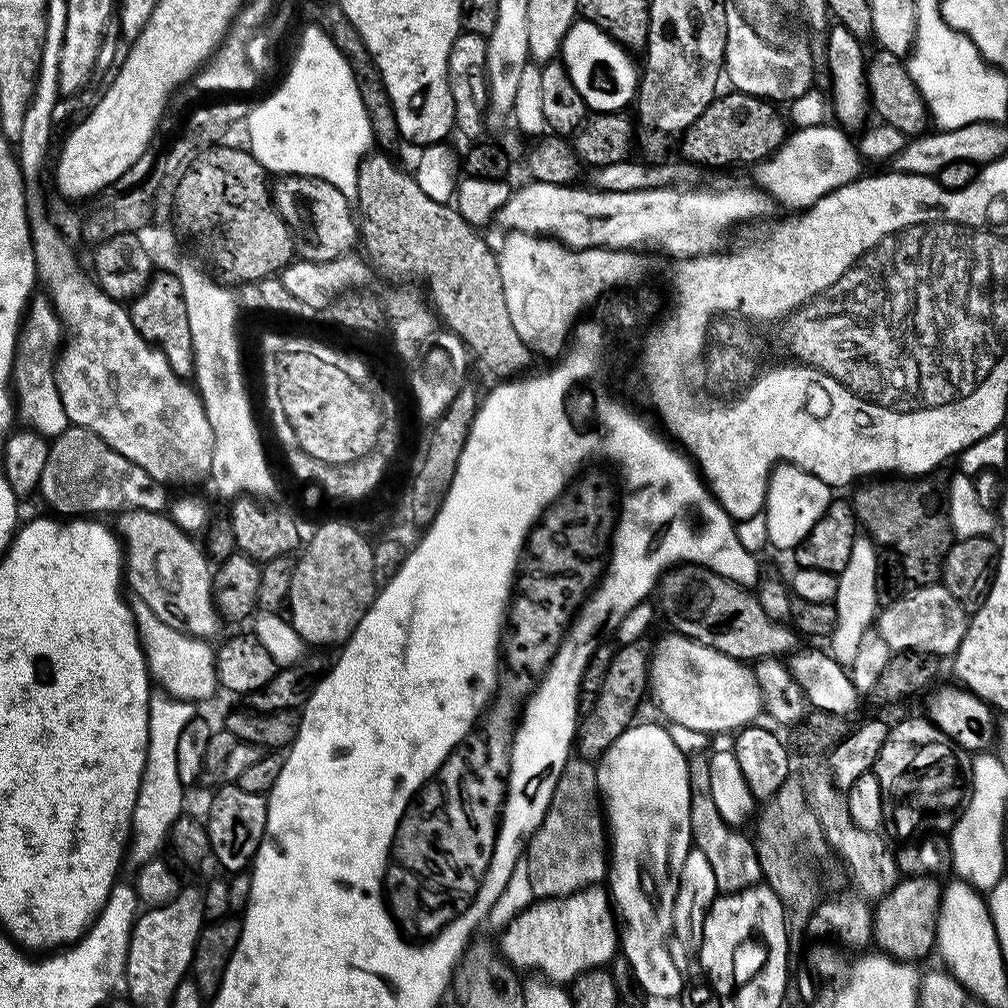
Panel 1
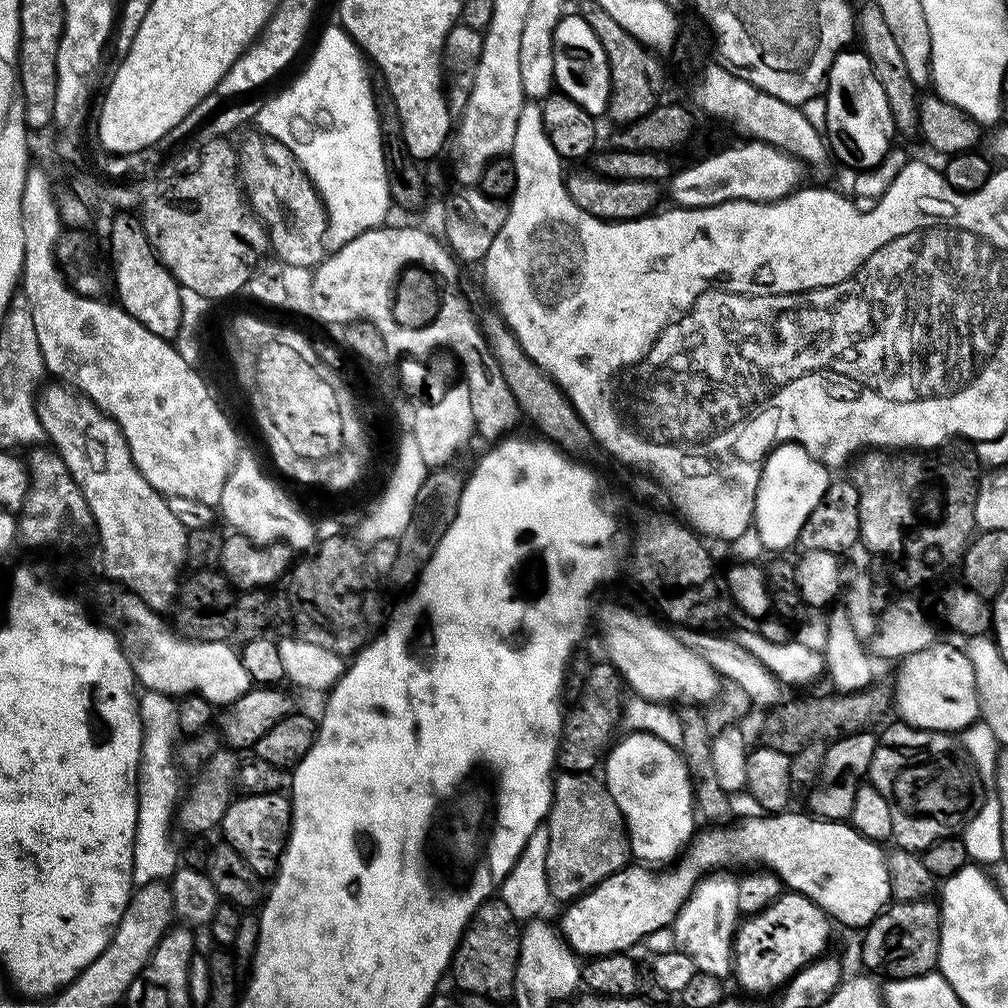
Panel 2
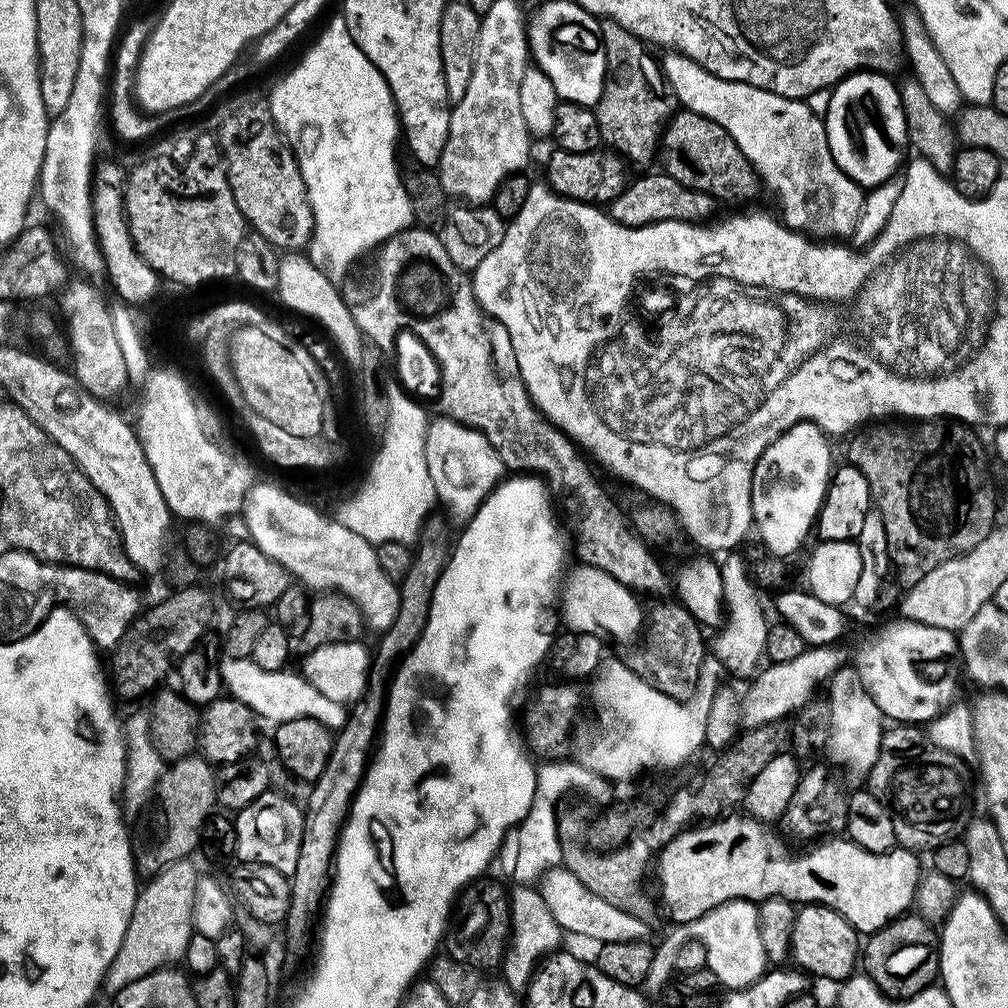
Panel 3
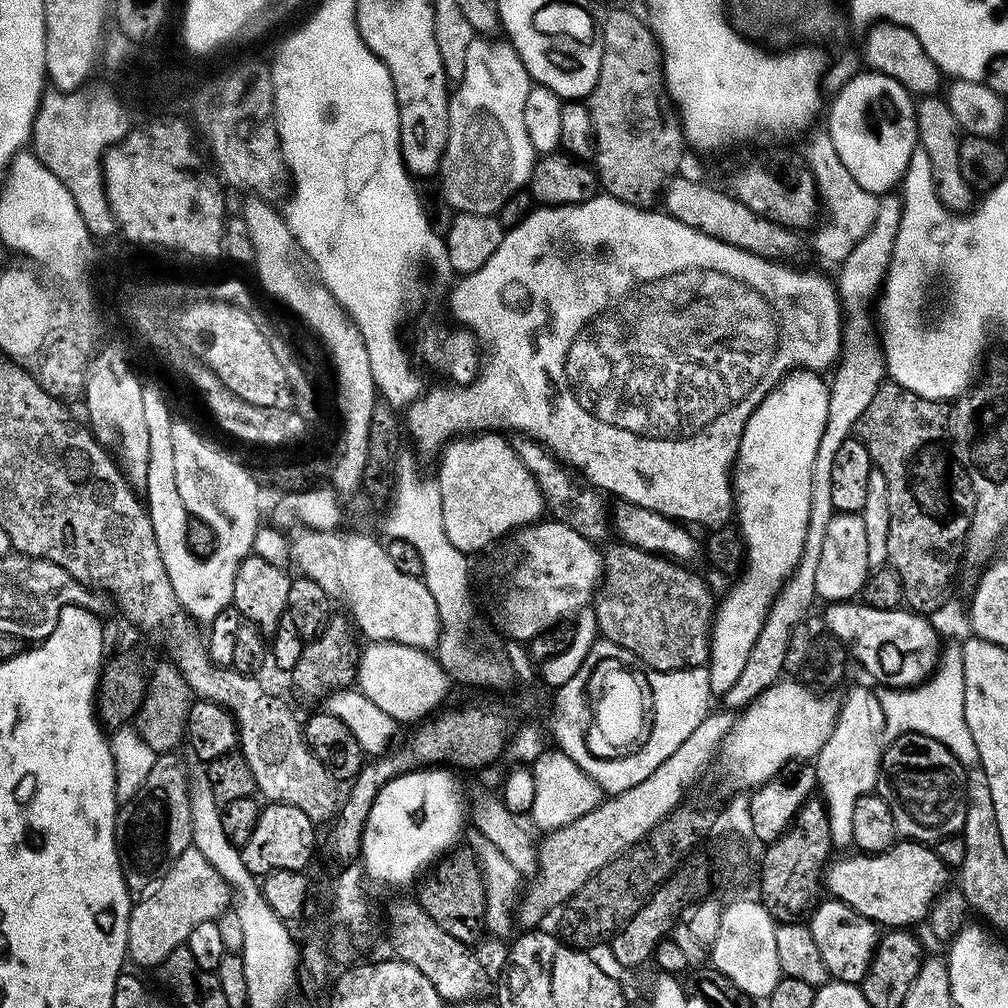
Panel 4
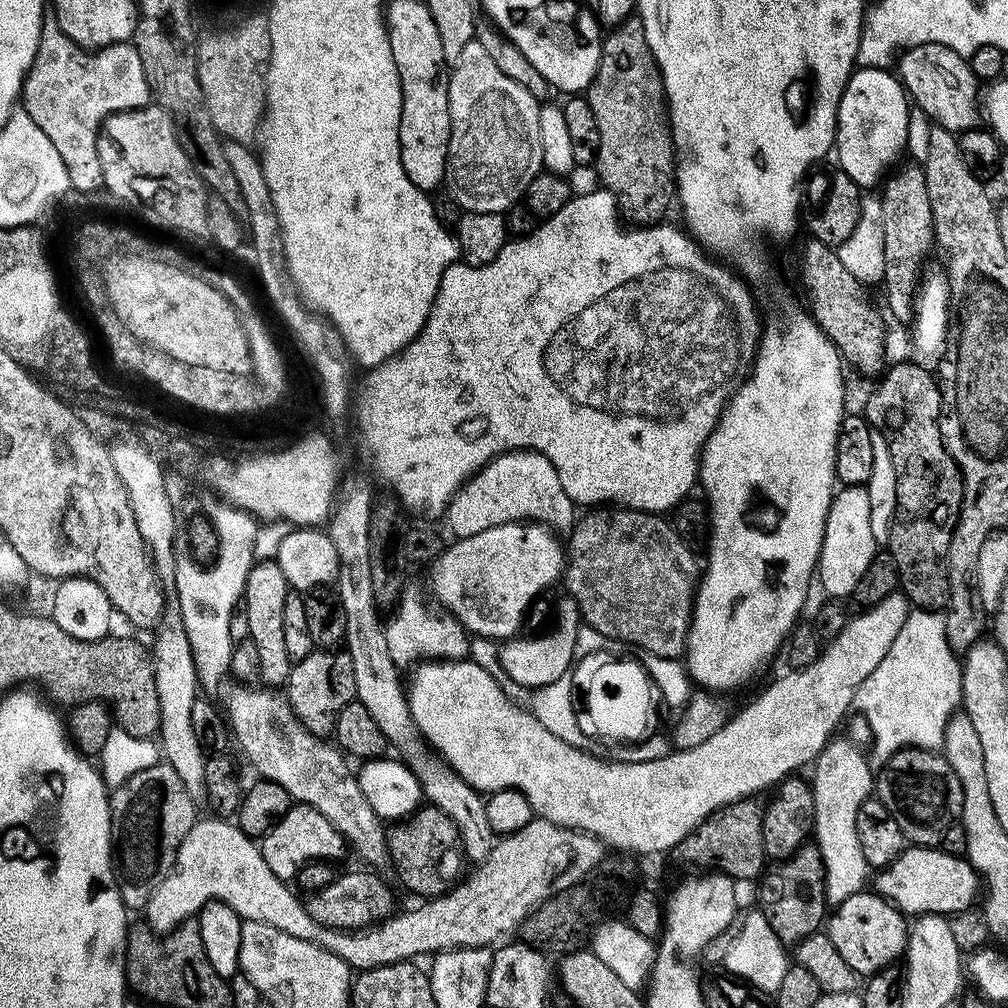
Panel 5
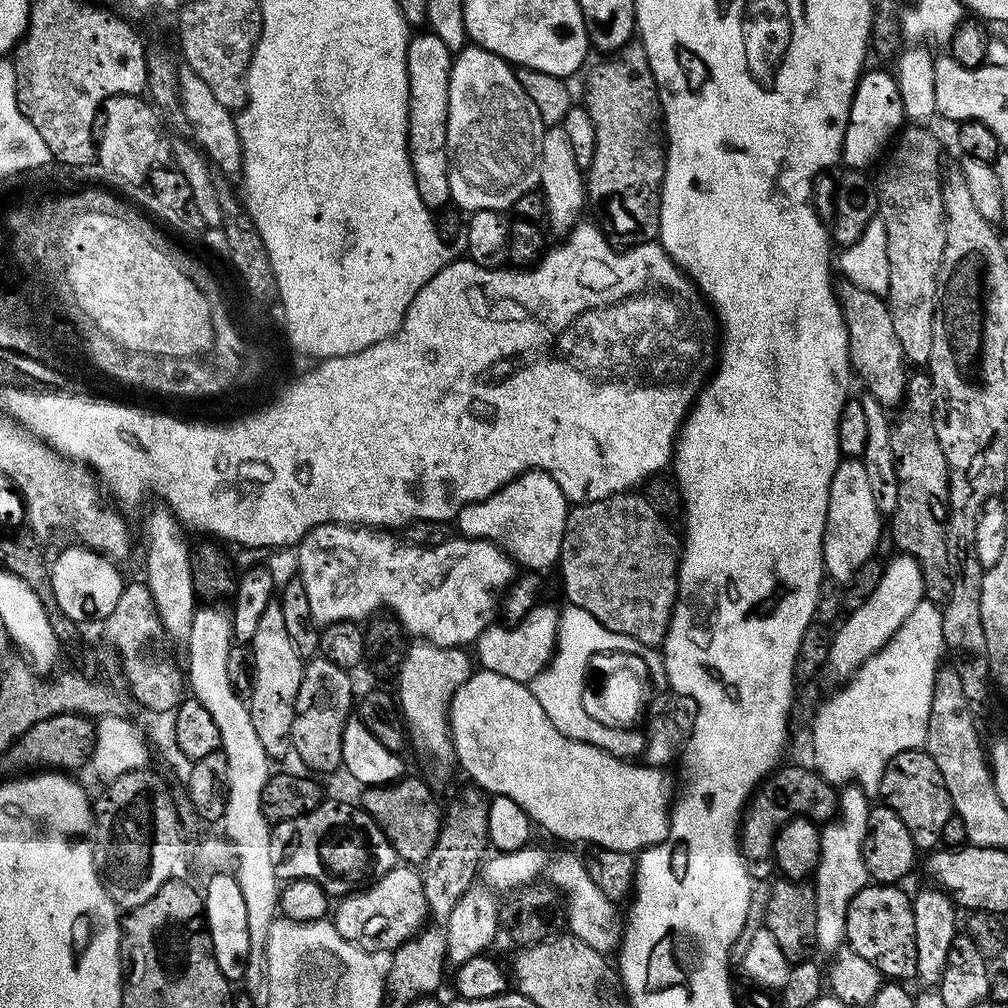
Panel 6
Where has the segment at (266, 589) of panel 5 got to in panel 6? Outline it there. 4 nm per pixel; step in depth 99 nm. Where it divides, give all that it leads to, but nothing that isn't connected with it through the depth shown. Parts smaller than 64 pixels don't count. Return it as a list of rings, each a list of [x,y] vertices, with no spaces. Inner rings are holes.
[[[278,602],[266,606],[262,619],[258,621],[258,630],[254,630],[250,647],[253,654],[253,686],[247,701],[248,713],[254,722],[258,742],[262,742],[269,758],[284,756],[290,752],[292,723],[297,713],[298,686],[302,686],[306,660],[298,654],[298,650],[294,650],[294,642],[290,642],[282,606]]]

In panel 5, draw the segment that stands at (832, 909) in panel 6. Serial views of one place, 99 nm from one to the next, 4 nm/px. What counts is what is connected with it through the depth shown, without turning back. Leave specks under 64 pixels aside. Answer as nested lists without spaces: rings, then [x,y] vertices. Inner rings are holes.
[[[832,738],[821,750],[814,761],[816,773],[810,776],[812,797],[814,798],[814,843],[820,849],[824,862],[824,885],[829,905],[835,906],[846,902],[854,894],[865,891],[870,880],[870,869],[866,858],[862,858],[862,846],[858,843],[858,806],[869,799],[874,792],[874,768],[869,757],[852,740],[837,740]]]

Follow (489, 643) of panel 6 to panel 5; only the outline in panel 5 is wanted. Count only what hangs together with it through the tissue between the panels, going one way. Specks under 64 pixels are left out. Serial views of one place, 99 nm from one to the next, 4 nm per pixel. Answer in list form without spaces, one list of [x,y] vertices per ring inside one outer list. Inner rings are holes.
[[[564,594],[554,604],[554,624],[556,626],[544,633],[531,636],[516,636],[506,640],[499,647],[499,658],[503,675],[511,682],[527,690],[535,690],[556,682],[569,673],[576,658],[577,634],[582,627],[578,604],[573,596]]]

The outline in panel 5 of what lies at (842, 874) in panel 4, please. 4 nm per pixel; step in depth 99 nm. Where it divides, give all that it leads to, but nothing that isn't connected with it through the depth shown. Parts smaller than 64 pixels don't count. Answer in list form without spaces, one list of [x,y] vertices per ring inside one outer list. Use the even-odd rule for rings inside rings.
[[[908,846],[904,853],[892,864],[879,869],[874,876],[874,888],[886,900],[900,909],[909,917],[917,916],[946,916],[951,917],[957,912],[967,912],[973,907],[972,904],[982,892],[980,873],[972,867],[972,864],[963,856],[955,856],[952,852],[943,852],[940,846]]]

